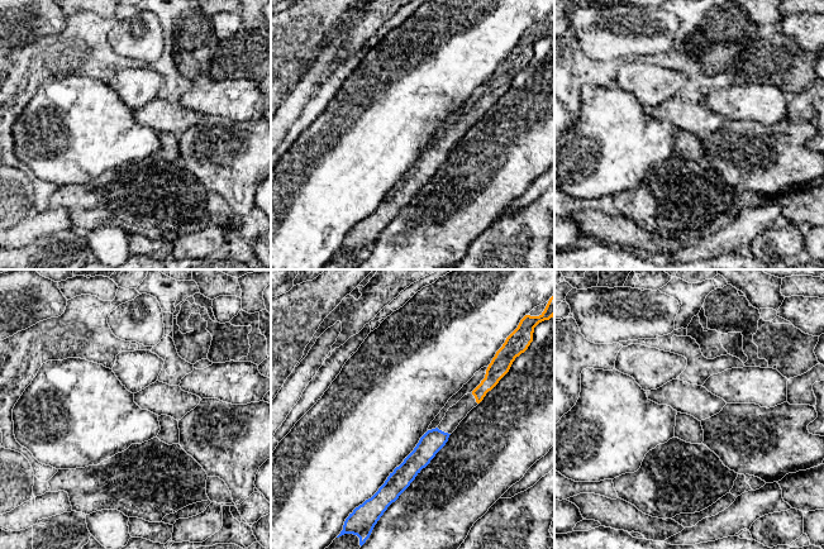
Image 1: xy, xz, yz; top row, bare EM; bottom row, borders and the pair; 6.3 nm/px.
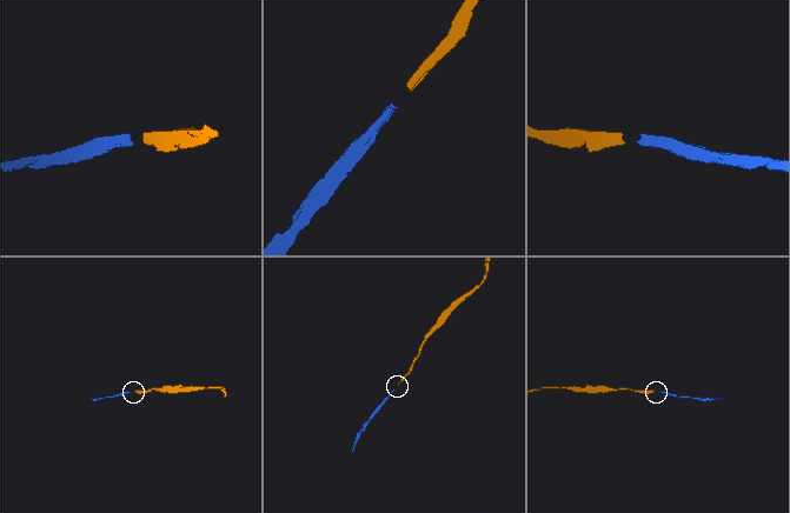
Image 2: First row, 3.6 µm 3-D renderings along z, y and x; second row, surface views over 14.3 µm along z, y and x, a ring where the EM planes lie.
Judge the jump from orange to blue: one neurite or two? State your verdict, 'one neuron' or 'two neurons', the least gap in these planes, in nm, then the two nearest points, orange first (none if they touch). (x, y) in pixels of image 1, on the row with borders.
one neuron; 260 nm apart; from orange across xz (477, 402), (449, 434)

